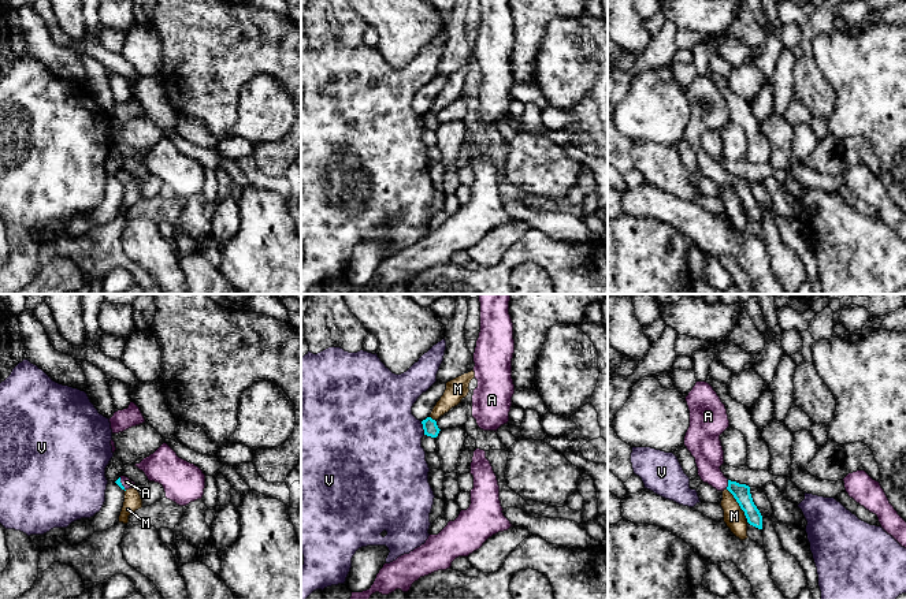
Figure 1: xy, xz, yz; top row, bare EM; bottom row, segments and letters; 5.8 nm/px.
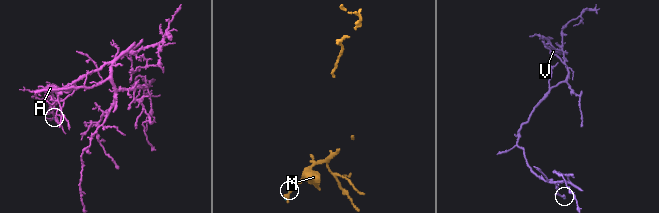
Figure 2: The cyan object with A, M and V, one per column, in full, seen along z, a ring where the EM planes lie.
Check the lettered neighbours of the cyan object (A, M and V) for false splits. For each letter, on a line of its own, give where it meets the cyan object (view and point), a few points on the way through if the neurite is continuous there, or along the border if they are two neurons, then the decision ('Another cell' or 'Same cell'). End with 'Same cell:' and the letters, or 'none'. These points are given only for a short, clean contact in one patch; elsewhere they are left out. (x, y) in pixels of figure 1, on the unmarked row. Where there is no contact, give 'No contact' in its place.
A: Touches cyan at yz (728, 178). Path across: yz (741, 186), (728, 178), (709, 162), (706, 142). Same cell
M: Touches cyan at yz (738, 196). Another cell
V: Touches cyan at xz (423, 122). Another cell
Same cell: A

